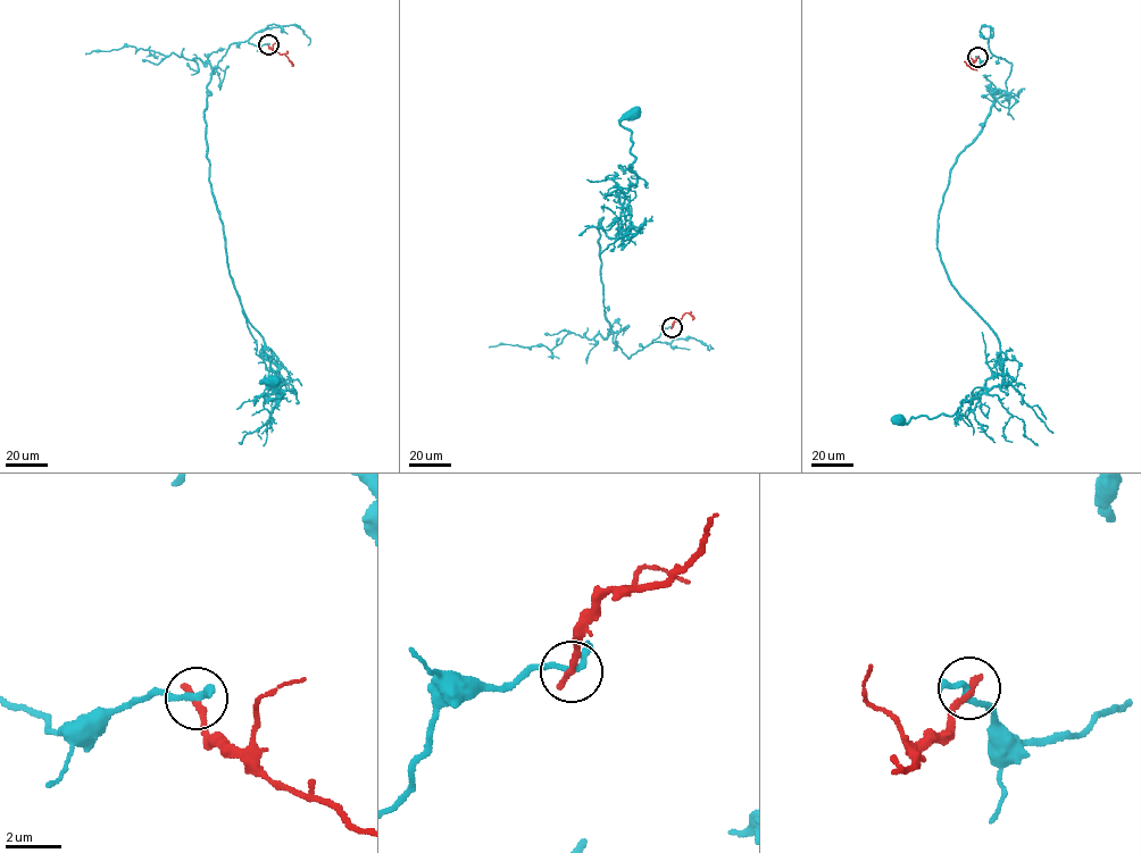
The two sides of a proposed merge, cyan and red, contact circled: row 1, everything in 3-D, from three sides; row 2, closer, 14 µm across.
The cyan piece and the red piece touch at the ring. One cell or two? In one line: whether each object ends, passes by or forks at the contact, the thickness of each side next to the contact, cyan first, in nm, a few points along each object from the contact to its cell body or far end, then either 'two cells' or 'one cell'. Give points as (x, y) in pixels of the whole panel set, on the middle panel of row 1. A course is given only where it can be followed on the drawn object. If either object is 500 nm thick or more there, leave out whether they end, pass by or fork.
cyan ends; red ends; calibres 280 and 280 nm; course cyan (672, 327), (629, 358), (604, 310), (597, 226), (604, 217), (621, 237), (638, 178), (619, 124), (633, 114); course red (672, 327), (688, 312), (692, 319); two cells

